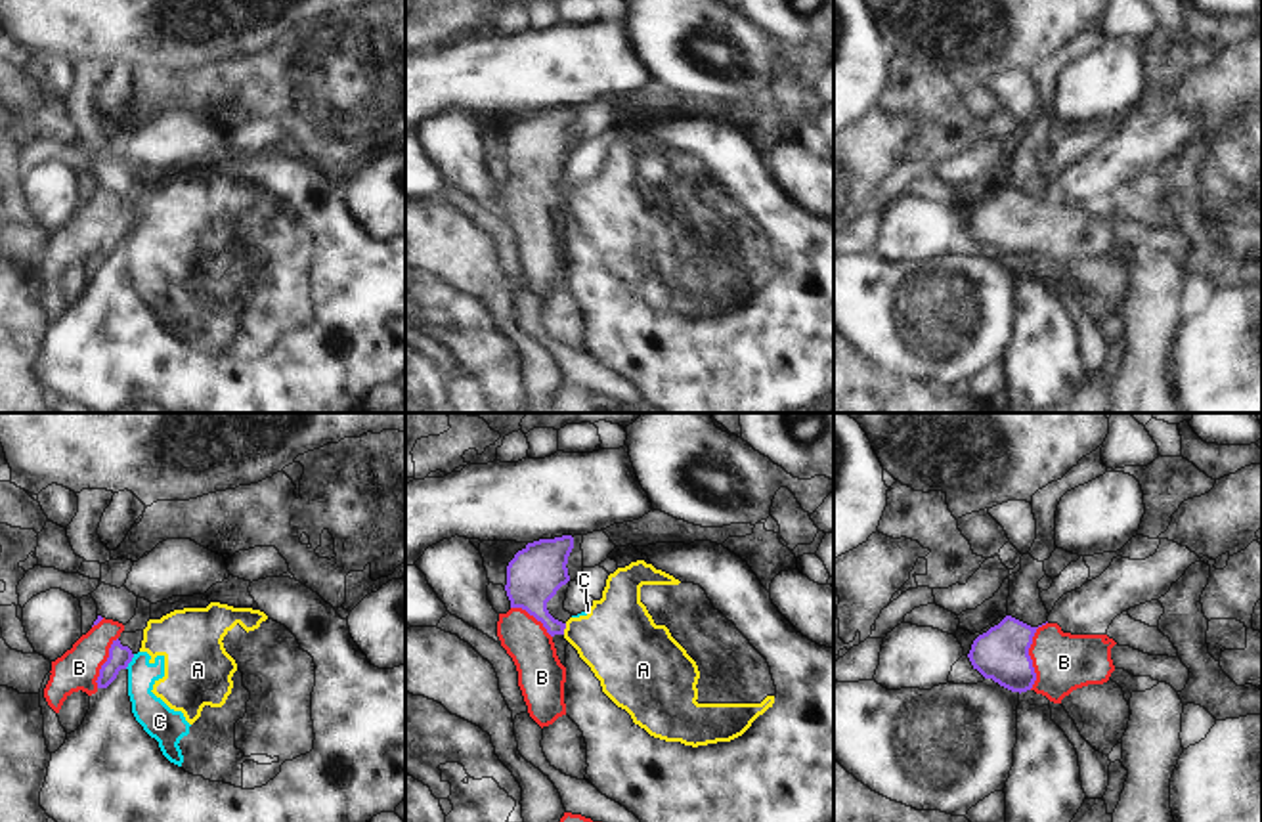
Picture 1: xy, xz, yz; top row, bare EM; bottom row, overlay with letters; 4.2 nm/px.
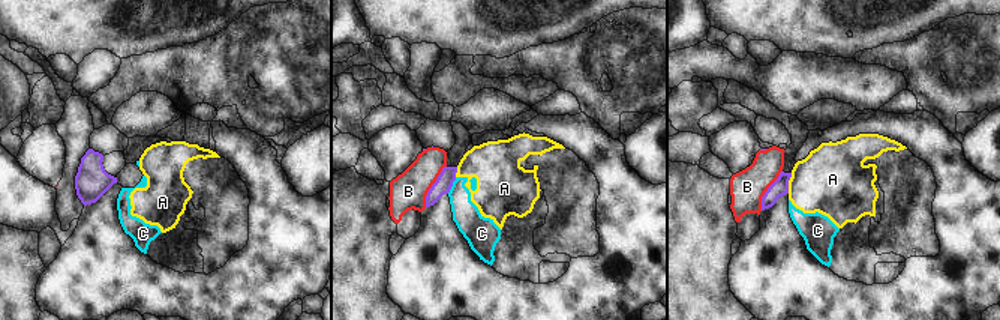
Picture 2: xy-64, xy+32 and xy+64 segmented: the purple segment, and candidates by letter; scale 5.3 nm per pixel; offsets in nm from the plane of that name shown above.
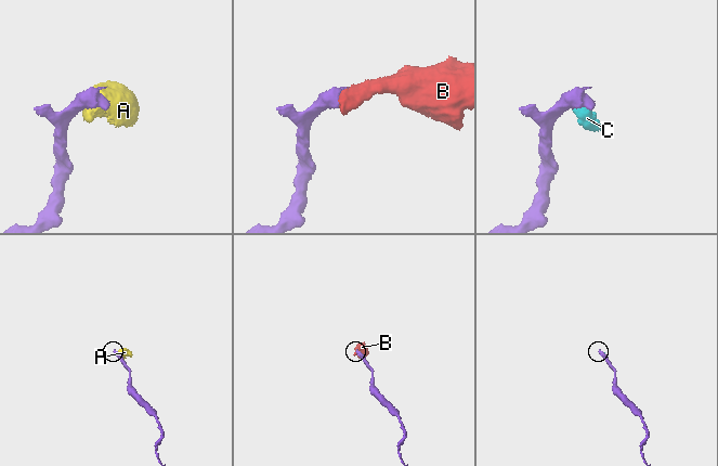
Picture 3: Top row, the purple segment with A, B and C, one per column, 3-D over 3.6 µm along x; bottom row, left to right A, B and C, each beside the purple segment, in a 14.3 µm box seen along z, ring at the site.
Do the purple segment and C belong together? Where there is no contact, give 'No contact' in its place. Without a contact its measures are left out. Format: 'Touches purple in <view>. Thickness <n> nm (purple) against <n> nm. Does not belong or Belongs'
Touches purple in xy. Thickness 100 nm (purple) against 140 nm. Does not belong

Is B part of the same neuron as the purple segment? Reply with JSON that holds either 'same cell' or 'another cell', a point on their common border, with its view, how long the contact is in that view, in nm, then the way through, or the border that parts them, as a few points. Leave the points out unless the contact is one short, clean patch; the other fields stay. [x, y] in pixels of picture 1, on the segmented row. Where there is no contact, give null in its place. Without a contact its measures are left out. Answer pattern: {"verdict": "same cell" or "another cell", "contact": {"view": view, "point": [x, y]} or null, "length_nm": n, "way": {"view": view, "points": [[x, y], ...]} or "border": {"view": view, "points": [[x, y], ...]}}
{"verdict": "same cell", "contact": {"view": "yz", "point": [1027, 654]}, "length_nm": 300, "way": {"view": "yz", "points": [[1002, 652], [1027, 654], [1064, 662]]}}

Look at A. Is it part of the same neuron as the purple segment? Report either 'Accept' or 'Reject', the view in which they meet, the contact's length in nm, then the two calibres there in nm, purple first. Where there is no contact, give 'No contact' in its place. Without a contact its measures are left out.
Reject. Touches purple in xz. Shared border 50 nm. Thickness 220 nm (purple) against 340 nm

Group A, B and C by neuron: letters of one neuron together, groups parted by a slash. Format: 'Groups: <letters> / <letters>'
Groups: A C / B

